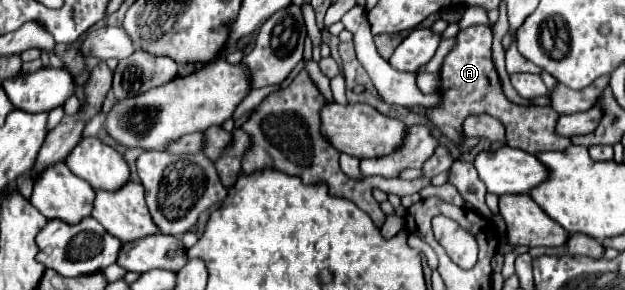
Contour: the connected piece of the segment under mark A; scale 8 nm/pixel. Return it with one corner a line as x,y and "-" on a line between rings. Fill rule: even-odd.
471,25
467,29
461,29
457,35
457,45
451,49
451,53
445,57
441,67
441,87
445,93
443,103
437,109
423,109
413,107
415,111
427,115
435,127
443,131
445,137
459,141
463,133
463,121
467,115
479,115
487,113
497,117
501,123
505,123
505,135
507,145
523,149
527,153
541,153
541,151
561,151
571,145
567,137
561,137
555,133
557,117
559,113
551,107
519,107
511,103
503,93
499,91
499,77
491,61
491,41
493,33
487,25

